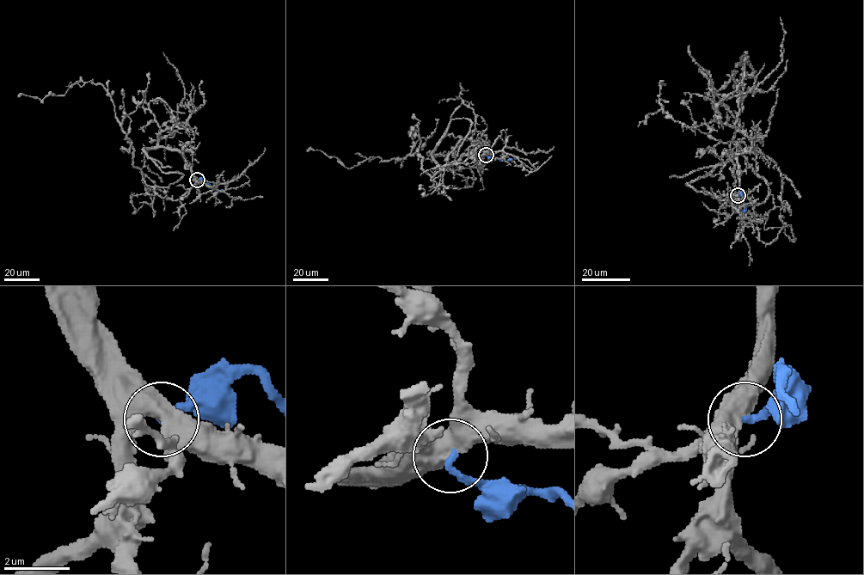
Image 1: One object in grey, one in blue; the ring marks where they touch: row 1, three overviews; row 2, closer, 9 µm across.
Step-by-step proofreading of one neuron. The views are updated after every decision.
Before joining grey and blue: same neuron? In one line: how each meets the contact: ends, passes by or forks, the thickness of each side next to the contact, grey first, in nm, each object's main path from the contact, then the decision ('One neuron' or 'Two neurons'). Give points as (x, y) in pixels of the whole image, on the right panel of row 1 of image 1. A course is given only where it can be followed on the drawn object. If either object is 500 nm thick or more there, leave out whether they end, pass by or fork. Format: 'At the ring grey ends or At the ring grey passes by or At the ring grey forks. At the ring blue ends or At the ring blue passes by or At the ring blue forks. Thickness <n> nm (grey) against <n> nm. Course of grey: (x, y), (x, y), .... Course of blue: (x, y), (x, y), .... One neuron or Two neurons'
Thickness 550 nm (grey) against 220 nm. Course of grey: (738, 195), (748, 223), (769, 193), (733, 139), (744, 55), (756, 77), (732, 77). Course of blue: (738, 195), (740, 192), (745, 206), (744, 211). Two neurons

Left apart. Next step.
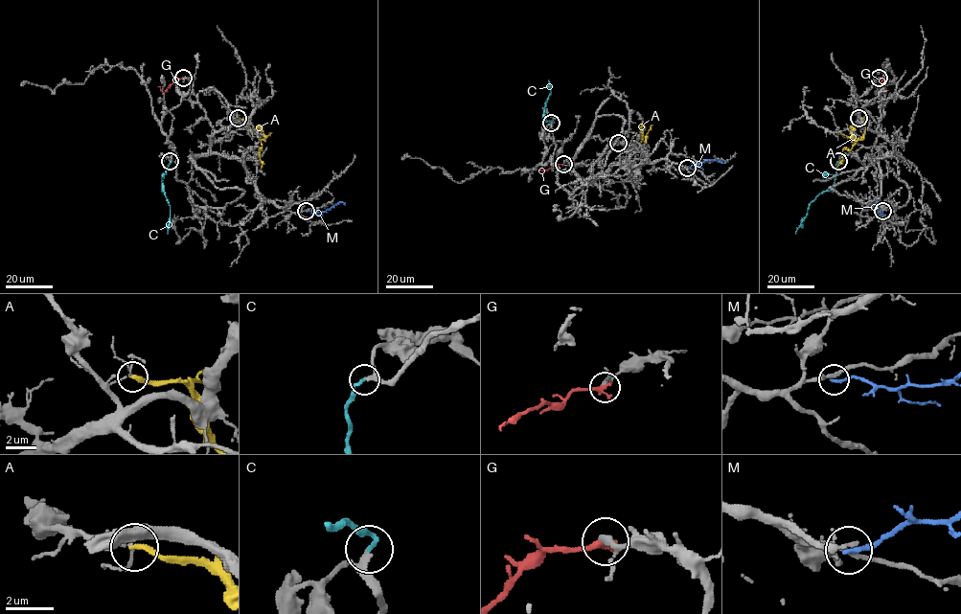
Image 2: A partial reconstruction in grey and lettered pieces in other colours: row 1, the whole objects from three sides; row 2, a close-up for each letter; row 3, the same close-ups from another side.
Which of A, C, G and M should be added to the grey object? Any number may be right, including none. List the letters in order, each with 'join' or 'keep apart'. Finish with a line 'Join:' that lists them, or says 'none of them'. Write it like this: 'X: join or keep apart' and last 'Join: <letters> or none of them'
A: keep apart
C: join
G: keep apart
M: keep apart
Join: C

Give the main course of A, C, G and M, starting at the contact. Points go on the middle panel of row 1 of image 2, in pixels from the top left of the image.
A: (618, 143), (630, 149), (637, 148), (641, 142), (642, 130), (639, 127), (642, 123)
C: (551, 123), (542, 119), (551, 92), (548, 79)
G: (563, 164), (538, 170)
M: (687, 168), (706, 160), (726, 163)

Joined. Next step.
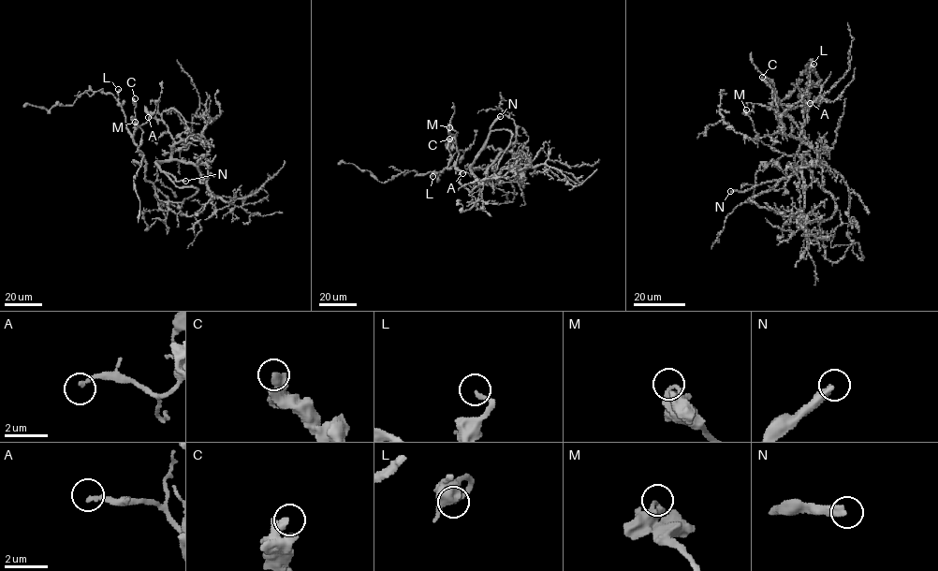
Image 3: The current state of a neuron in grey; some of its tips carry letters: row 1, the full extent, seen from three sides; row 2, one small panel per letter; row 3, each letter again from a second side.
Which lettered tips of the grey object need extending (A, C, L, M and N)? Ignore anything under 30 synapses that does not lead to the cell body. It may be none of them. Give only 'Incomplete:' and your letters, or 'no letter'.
Incomplete: L, N

